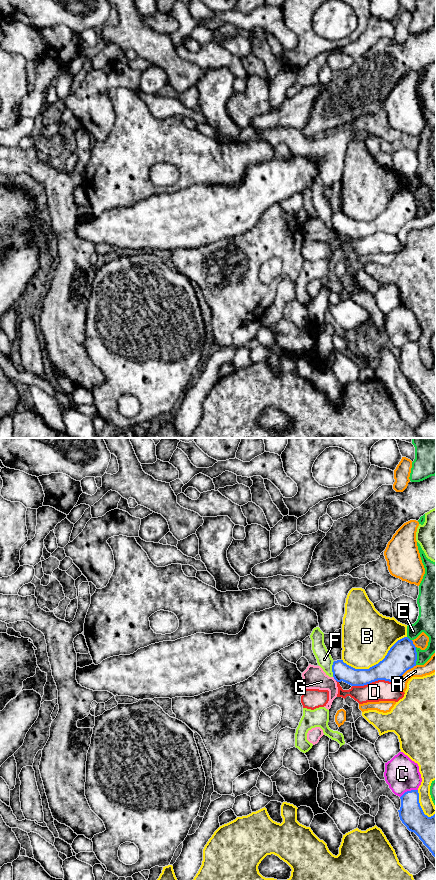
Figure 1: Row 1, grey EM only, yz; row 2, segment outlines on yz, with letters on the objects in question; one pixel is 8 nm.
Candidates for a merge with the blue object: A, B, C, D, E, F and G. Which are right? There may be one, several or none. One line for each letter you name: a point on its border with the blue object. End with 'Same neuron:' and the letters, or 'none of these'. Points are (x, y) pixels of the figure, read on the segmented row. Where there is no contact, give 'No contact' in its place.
Same neuron: none of these

